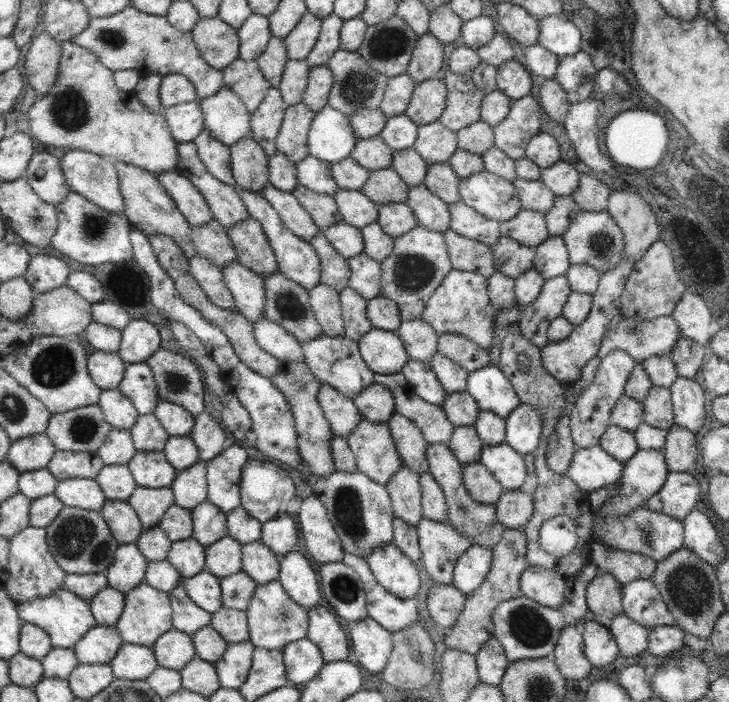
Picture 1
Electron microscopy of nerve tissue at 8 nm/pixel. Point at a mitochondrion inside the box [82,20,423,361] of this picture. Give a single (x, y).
(386, 43)

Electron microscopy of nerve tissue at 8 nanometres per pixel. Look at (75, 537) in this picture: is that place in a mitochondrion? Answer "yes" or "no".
yes

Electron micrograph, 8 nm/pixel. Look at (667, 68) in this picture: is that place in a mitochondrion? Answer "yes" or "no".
no

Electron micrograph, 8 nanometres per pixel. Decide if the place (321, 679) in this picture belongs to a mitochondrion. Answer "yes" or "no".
no

